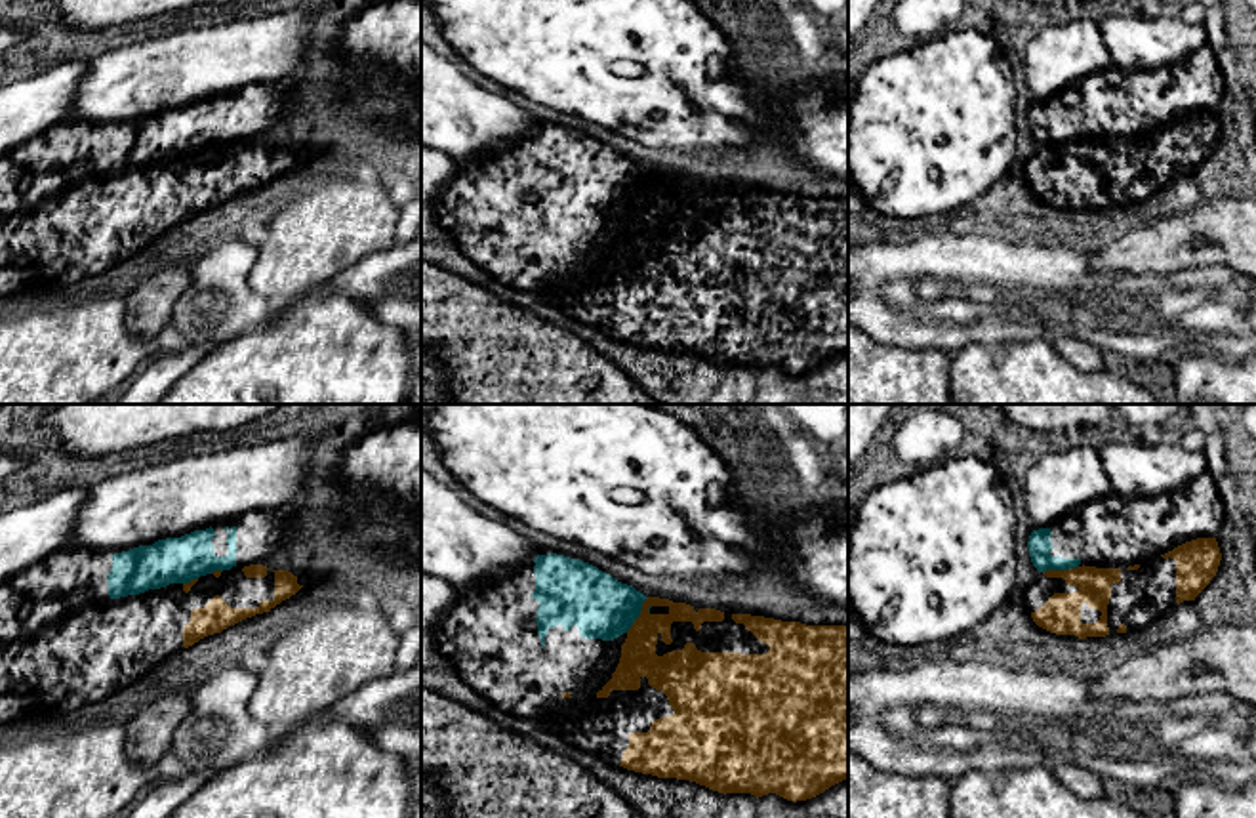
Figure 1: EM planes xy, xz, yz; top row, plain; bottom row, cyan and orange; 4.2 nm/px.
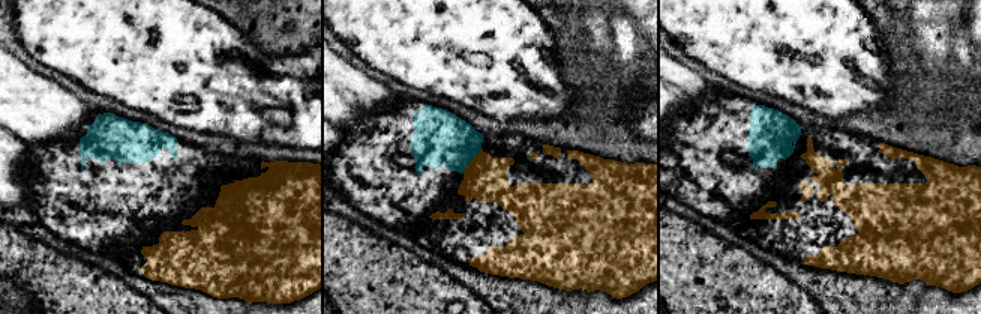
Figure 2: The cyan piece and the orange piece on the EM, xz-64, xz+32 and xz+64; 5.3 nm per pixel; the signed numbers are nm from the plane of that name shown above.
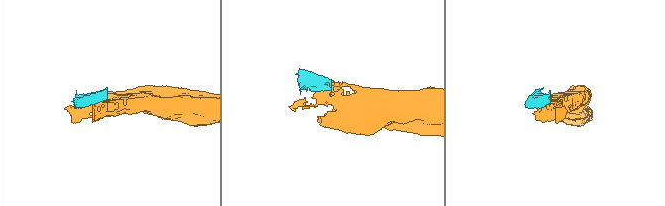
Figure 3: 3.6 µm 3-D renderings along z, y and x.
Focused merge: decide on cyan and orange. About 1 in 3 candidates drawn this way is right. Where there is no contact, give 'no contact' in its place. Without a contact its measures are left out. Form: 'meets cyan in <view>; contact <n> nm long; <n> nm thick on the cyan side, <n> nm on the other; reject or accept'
meets cyan in xz; contact 180 nm long; 260 nm thick on the cyan side, 150 nm on the other; reject

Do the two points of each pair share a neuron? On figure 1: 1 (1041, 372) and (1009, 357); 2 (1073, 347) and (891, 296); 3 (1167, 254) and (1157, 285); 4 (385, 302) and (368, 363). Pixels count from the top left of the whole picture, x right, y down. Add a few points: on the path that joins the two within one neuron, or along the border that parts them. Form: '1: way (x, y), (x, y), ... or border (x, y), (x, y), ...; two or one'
1: way (1033, 372), (1024, 372), (1016, 365); one
2: border (1054, 342), (1079, 338), (1100, 351); two
3: border (1205, 264), (1167, 273), (1117, 271); two
4: border (342, 296), (361, 302), (382, 323), (401, 332); two

